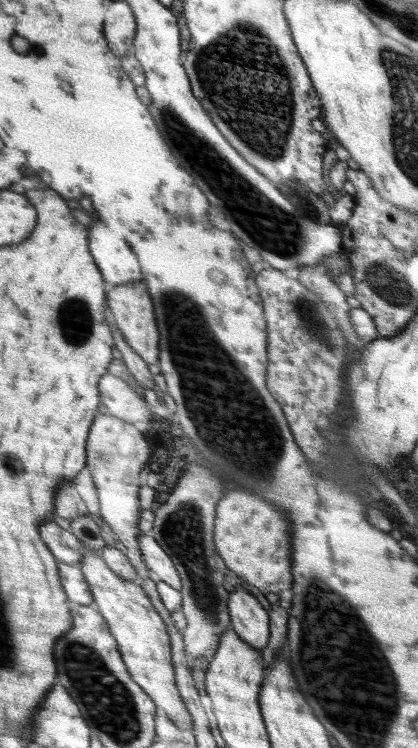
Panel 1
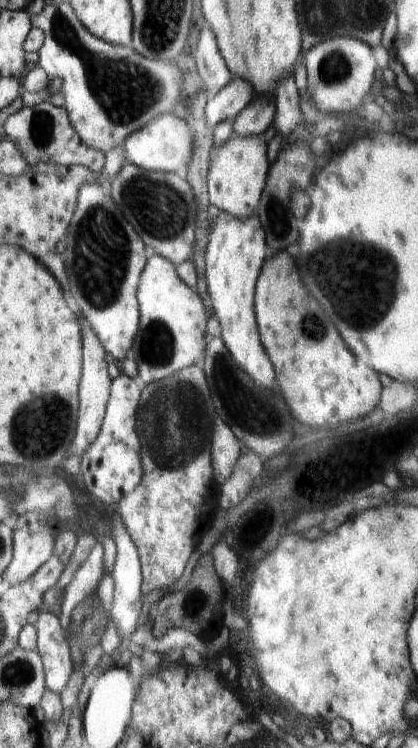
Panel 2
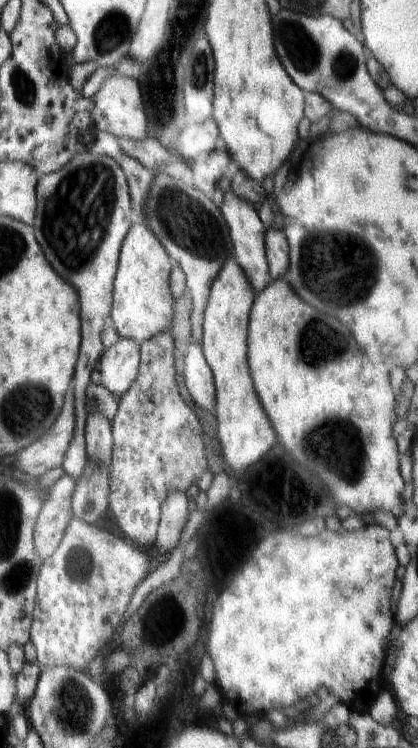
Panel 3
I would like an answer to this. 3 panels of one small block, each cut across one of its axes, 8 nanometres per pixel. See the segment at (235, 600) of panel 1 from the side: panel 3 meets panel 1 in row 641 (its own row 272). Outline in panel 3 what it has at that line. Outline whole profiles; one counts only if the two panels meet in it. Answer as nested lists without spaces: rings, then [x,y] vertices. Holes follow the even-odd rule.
[[[232,192],[224,196],[221,212],[227,221],[231,240],[233,241],[233,258],[241,267],[243,274],[249,281],[250,287],[256,296],[265,290],[265,287],[271,282],[269,279],[269,267],[267,264],[267,255],[265,250],[265,229],[259,218],[258,212],[255,211],[245,199],[236,197]]]

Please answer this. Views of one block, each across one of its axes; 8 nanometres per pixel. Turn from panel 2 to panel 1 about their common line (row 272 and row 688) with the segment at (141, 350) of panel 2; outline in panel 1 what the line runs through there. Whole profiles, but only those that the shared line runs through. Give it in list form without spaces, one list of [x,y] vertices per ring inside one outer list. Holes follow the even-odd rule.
[[[83,546],[83,559],[79,562],[82,574],[92,593],[93,604],[108,624],[110,635],[118,644],[118,651],[127,666],[132,680],[160,706],[180,730],[193,726],[191,714],[178,692],[174,680],[174,667],[171,659],[171,641],[160,614],[156,612],[149,596],[142,590],[138,581],[130,582],[108,568],[102,553]]]

